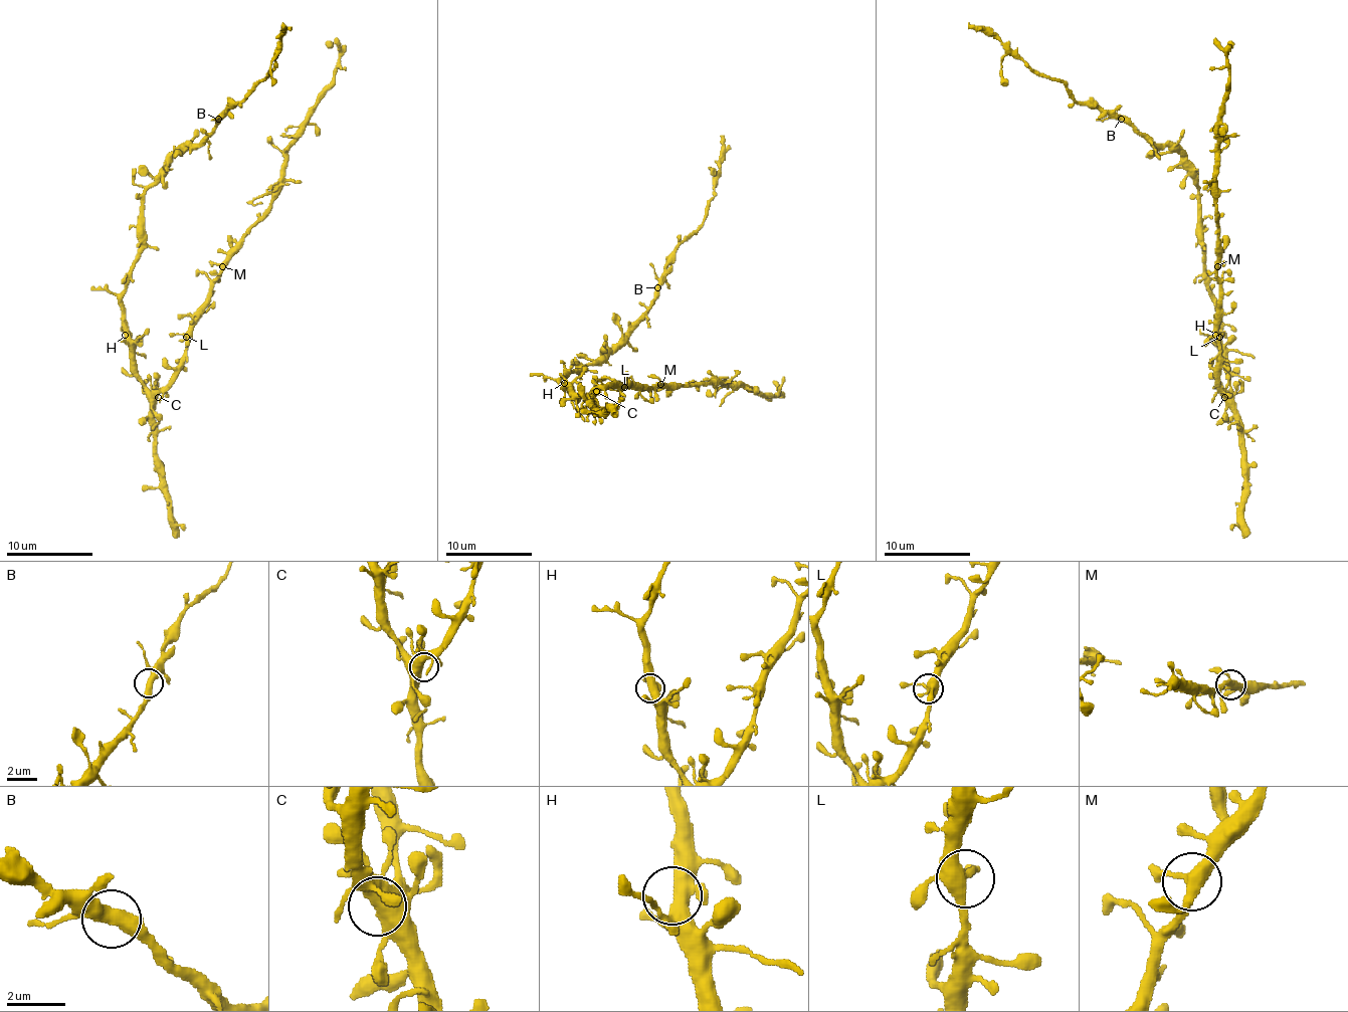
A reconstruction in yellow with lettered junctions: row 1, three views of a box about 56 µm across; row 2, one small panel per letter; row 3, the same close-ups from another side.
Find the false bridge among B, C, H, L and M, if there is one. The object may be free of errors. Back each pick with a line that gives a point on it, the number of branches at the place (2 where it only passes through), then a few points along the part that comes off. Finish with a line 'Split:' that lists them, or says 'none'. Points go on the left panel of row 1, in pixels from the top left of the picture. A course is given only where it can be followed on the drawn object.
Split: none

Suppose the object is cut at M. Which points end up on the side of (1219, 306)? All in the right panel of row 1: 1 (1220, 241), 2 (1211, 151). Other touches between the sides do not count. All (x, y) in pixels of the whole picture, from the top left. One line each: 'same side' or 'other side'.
1: other side
2: other side

